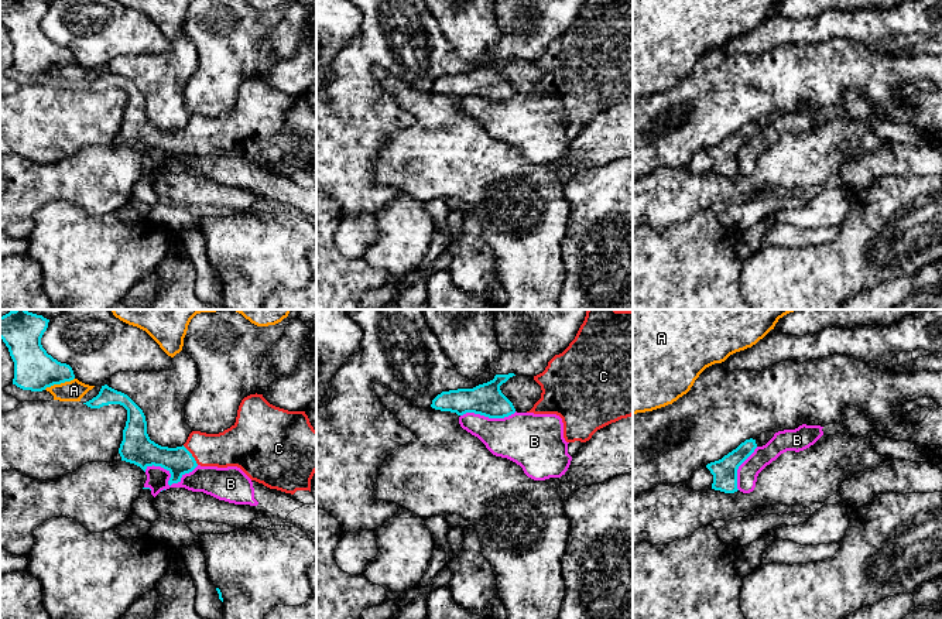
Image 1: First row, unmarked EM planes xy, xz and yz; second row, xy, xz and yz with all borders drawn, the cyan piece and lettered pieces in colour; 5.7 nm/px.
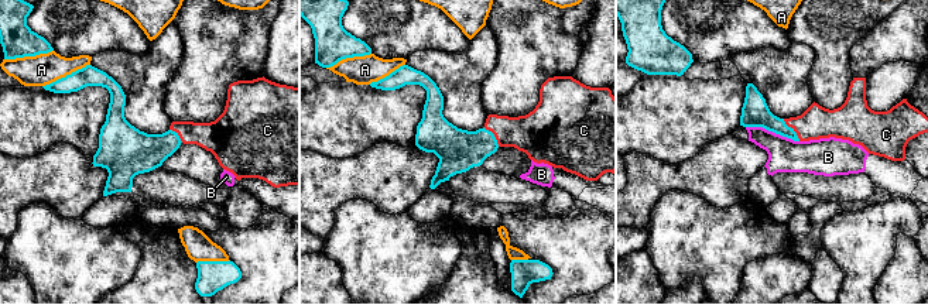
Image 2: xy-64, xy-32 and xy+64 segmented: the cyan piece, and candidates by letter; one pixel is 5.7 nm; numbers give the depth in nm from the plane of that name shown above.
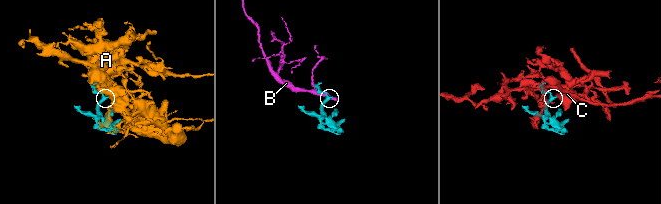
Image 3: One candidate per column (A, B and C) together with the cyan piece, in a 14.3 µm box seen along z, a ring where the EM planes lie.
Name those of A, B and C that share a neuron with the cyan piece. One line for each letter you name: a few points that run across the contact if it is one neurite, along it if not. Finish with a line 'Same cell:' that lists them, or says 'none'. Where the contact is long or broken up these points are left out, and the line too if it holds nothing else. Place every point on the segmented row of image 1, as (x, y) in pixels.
C: line xy (178, 461), (191, 455), (198, 450), (233, 447)
Same cell: C

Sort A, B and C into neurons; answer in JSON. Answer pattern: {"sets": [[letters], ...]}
{"sets": [["A"], ["B"], ["C"]]}

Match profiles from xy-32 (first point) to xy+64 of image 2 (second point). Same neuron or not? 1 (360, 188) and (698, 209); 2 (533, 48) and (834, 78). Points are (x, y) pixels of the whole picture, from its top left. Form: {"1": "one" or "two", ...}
{"1": "two", "2": "one"}

